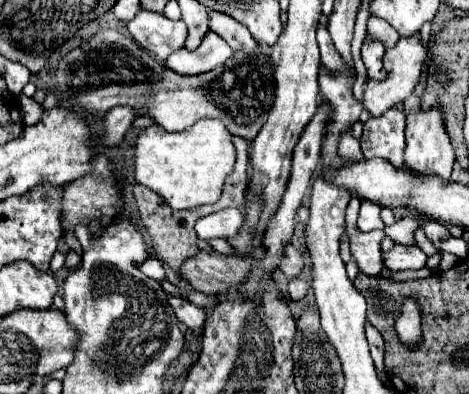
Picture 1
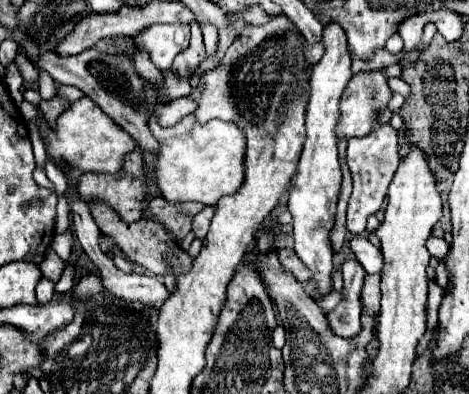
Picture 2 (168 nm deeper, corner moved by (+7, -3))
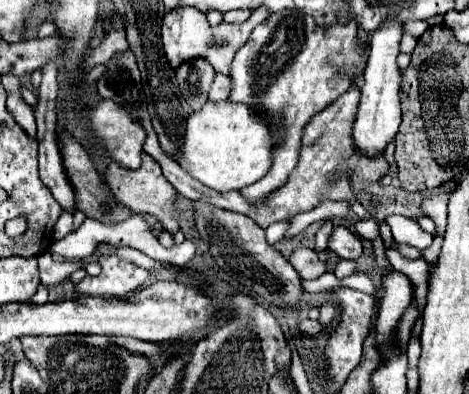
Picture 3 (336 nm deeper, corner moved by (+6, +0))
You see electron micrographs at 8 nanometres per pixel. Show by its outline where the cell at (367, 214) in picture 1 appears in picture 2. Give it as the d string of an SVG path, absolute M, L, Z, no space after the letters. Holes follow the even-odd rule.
M383 123L365 137L349 139L347 163L353 175L353 193L347 207L347 231L351 235L359 235L365 231L365 221L379 211L387 195L387 187L399 165L399 137L397 135L399 133L391 127L391 123Z

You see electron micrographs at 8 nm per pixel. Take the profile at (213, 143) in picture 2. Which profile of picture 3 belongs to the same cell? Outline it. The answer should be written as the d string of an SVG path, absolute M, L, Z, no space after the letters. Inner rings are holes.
M230 100L222 102L208 102L200 112L194 112L188 118L186 124L186 136L184 144L180 146L180 158L184 172L188 172L192 178L200 180L204 186L218 190L218 192L228 192L228 190L242 190L254 182L258 182L266 172L270 170L270 156L272 156L274 144L270 140L270 128L266 128L266 120L258 120L246 104L232 104Z

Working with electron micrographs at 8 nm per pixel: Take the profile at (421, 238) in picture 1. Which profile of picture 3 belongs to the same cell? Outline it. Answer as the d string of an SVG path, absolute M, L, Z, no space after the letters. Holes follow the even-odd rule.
M411 336L407 346L407 357L409 368L417 367L421 354L420 339Z

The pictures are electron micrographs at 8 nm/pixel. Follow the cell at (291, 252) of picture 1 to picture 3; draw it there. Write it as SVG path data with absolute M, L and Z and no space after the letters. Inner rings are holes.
M296 248L292 252L292 256L288 258L288 262L294 266L294 270L300 274L300 278L304 280L314 280L318 276L322 276L324 272L328 272L326 264L318 260L314 250L308 248Z

